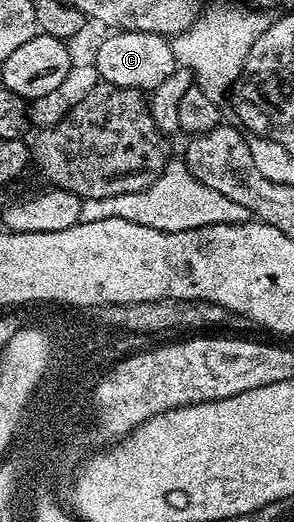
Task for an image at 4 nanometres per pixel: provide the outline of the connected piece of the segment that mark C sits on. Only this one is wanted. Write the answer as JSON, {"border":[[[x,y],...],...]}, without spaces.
{"border":[[[118,30],[106,33],[106,38],[97,46],[97,76],[100,81],[110,82],[119,88],[131,88],[151,92],[179,69],[179,55],[174,43],[166,35],[139,32],[138,30]]]}

